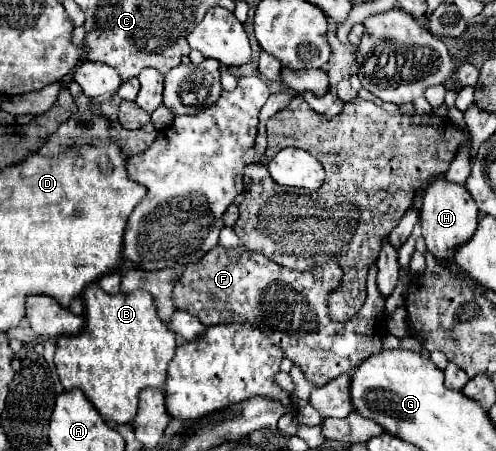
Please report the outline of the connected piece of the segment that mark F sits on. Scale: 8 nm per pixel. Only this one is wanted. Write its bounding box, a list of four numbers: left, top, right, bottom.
[173,246,385,386]

